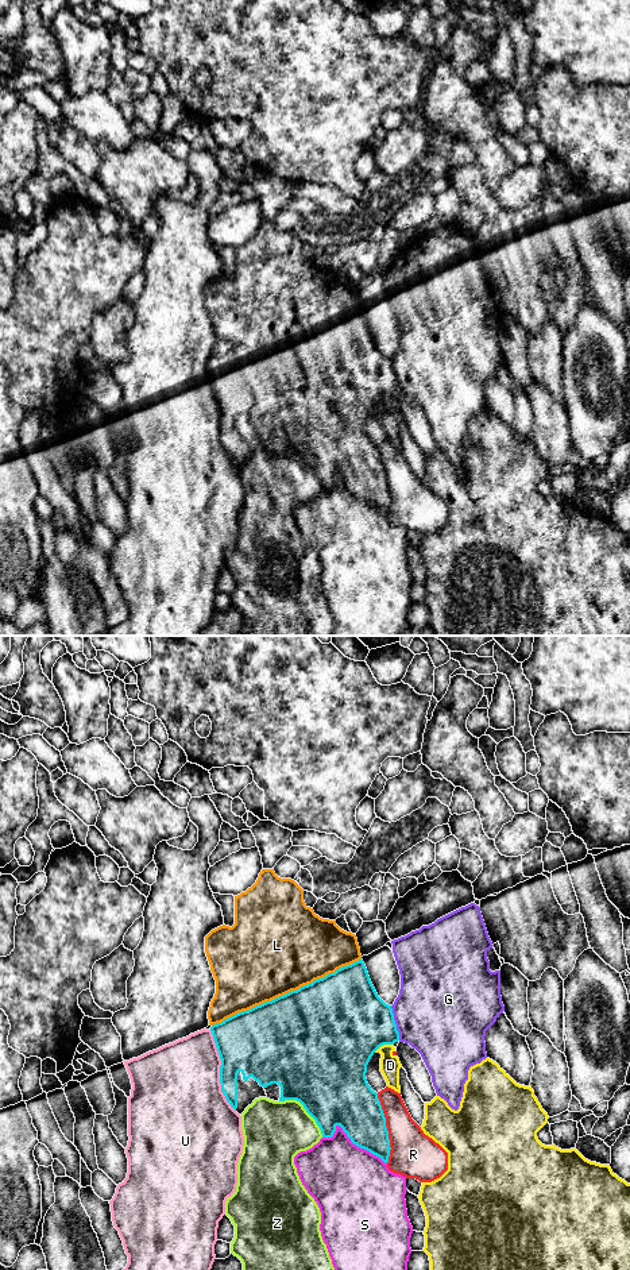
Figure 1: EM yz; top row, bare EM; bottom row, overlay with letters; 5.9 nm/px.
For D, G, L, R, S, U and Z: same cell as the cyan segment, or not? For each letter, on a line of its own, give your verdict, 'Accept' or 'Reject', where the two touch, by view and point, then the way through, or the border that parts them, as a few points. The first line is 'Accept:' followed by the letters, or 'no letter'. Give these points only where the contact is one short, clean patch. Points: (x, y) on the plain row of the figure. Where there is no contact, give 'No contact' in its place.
Accept: L
D: Reject. Touches cyan at yz (383, 396)
G: Reject. Touches cyan at yz (394, 375)
L: Accept. Touches cyan at yz (286, 346)
R: Reject. Touches cyan at yz (386, 481)
S: Reject. Touches cyan at yz (351, 493)
U: Reject. Touches cyan at yz (220, 423)
Z: Reject. Touches cyan at yz (305, 460)

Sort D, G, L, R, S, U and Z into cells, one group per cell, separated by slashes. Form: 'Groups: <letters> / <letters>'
Groups: D / G / L / R / S / U / Z

